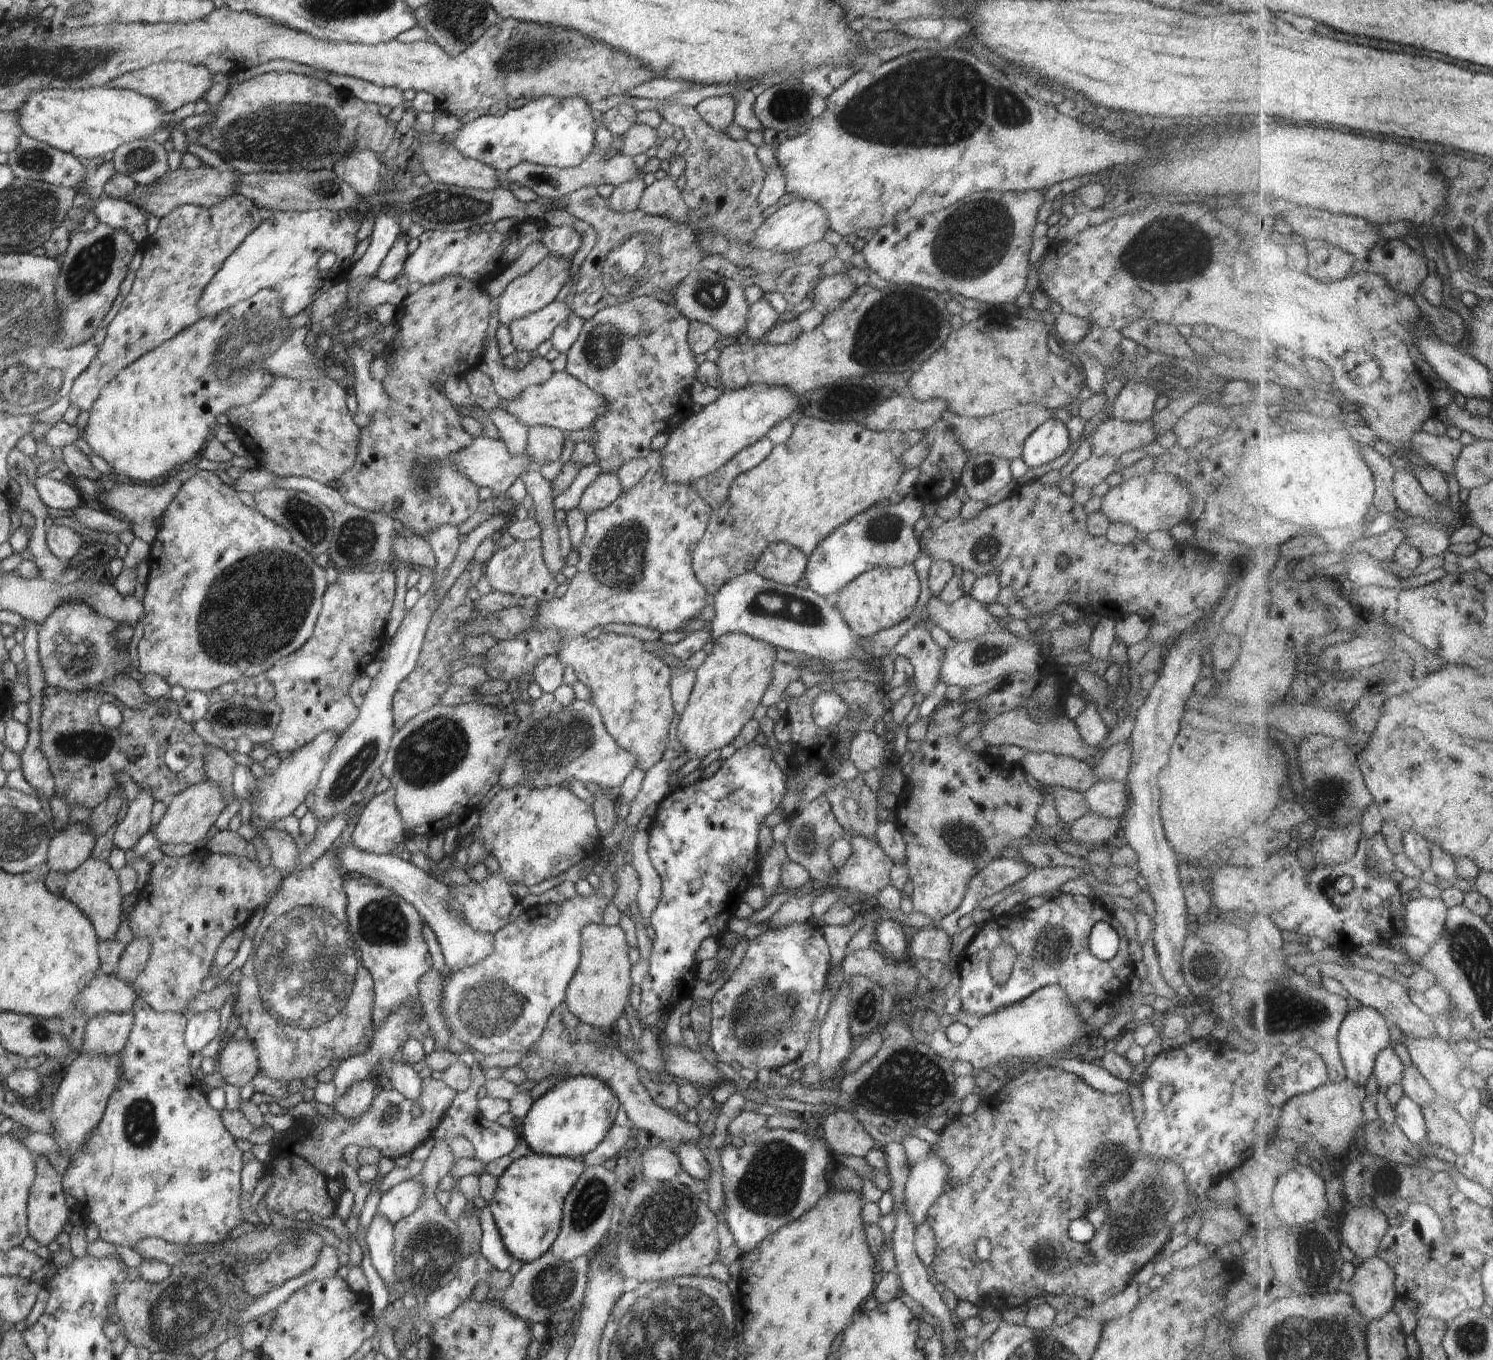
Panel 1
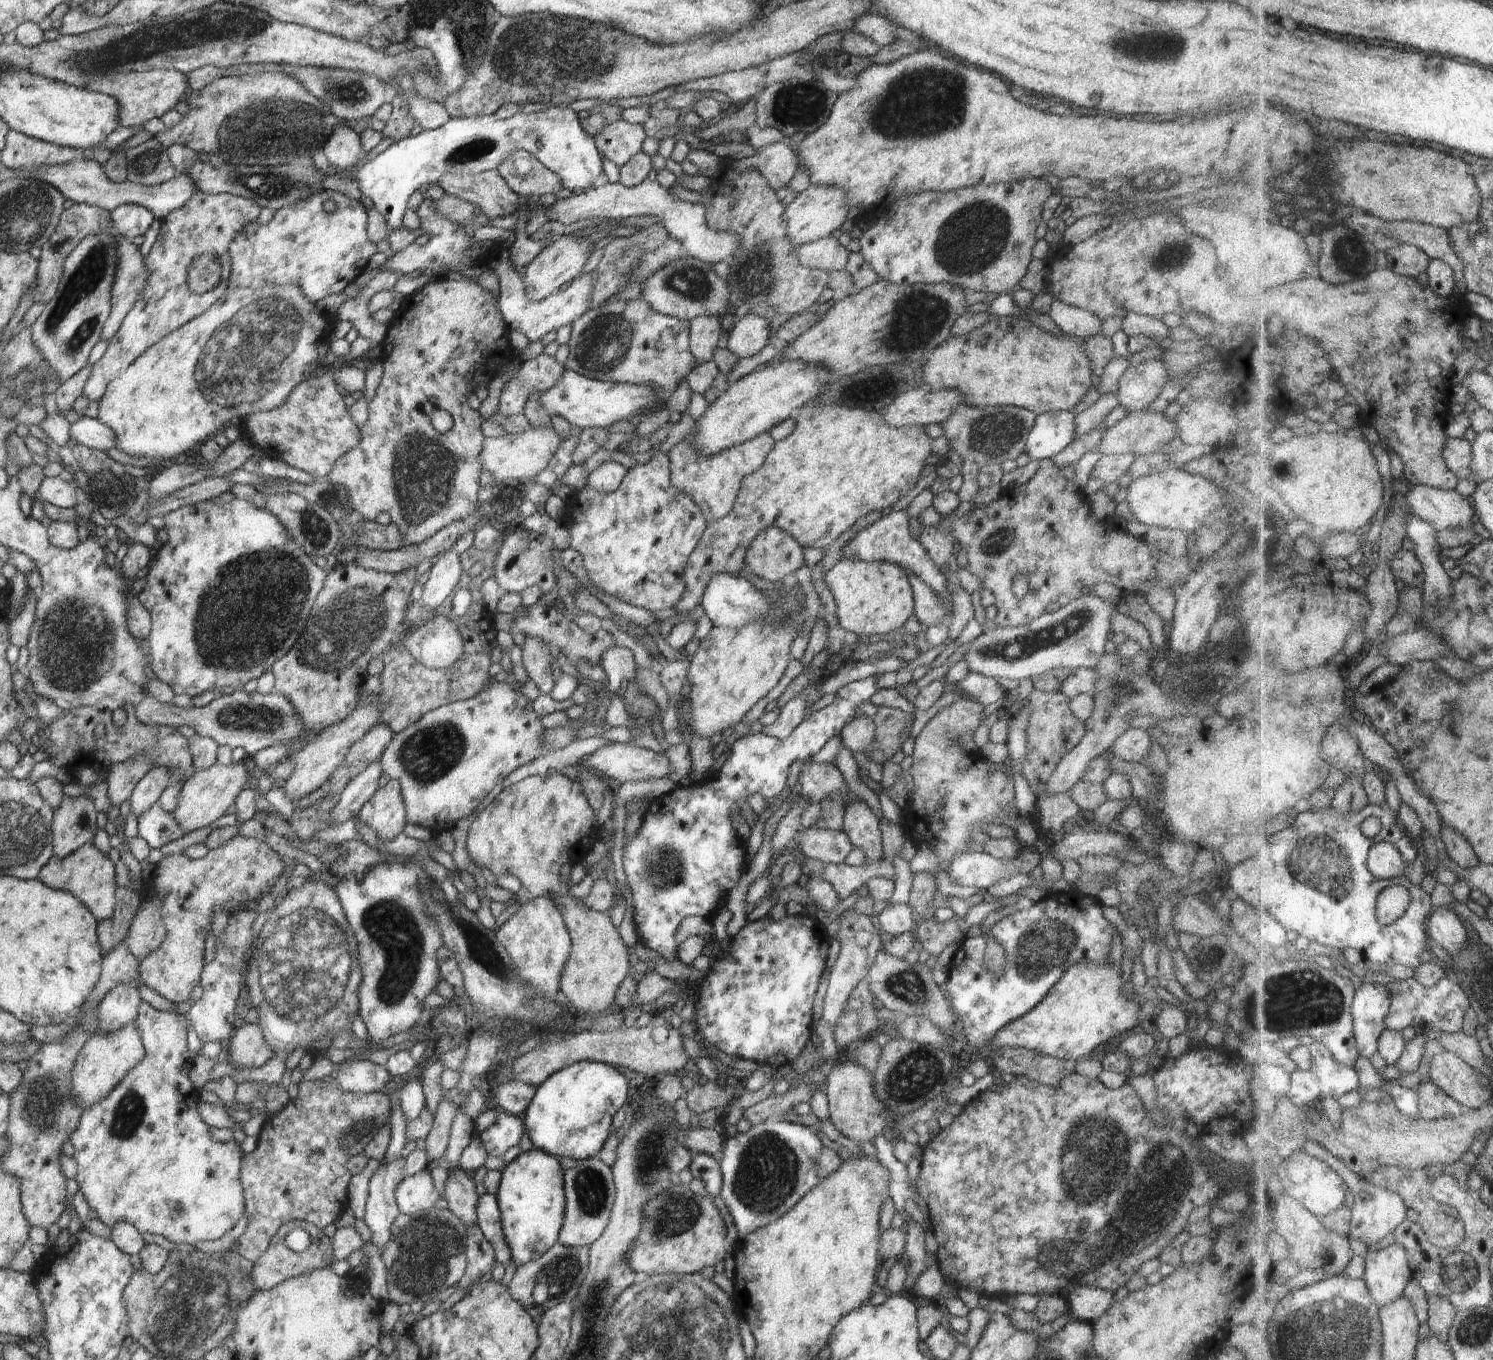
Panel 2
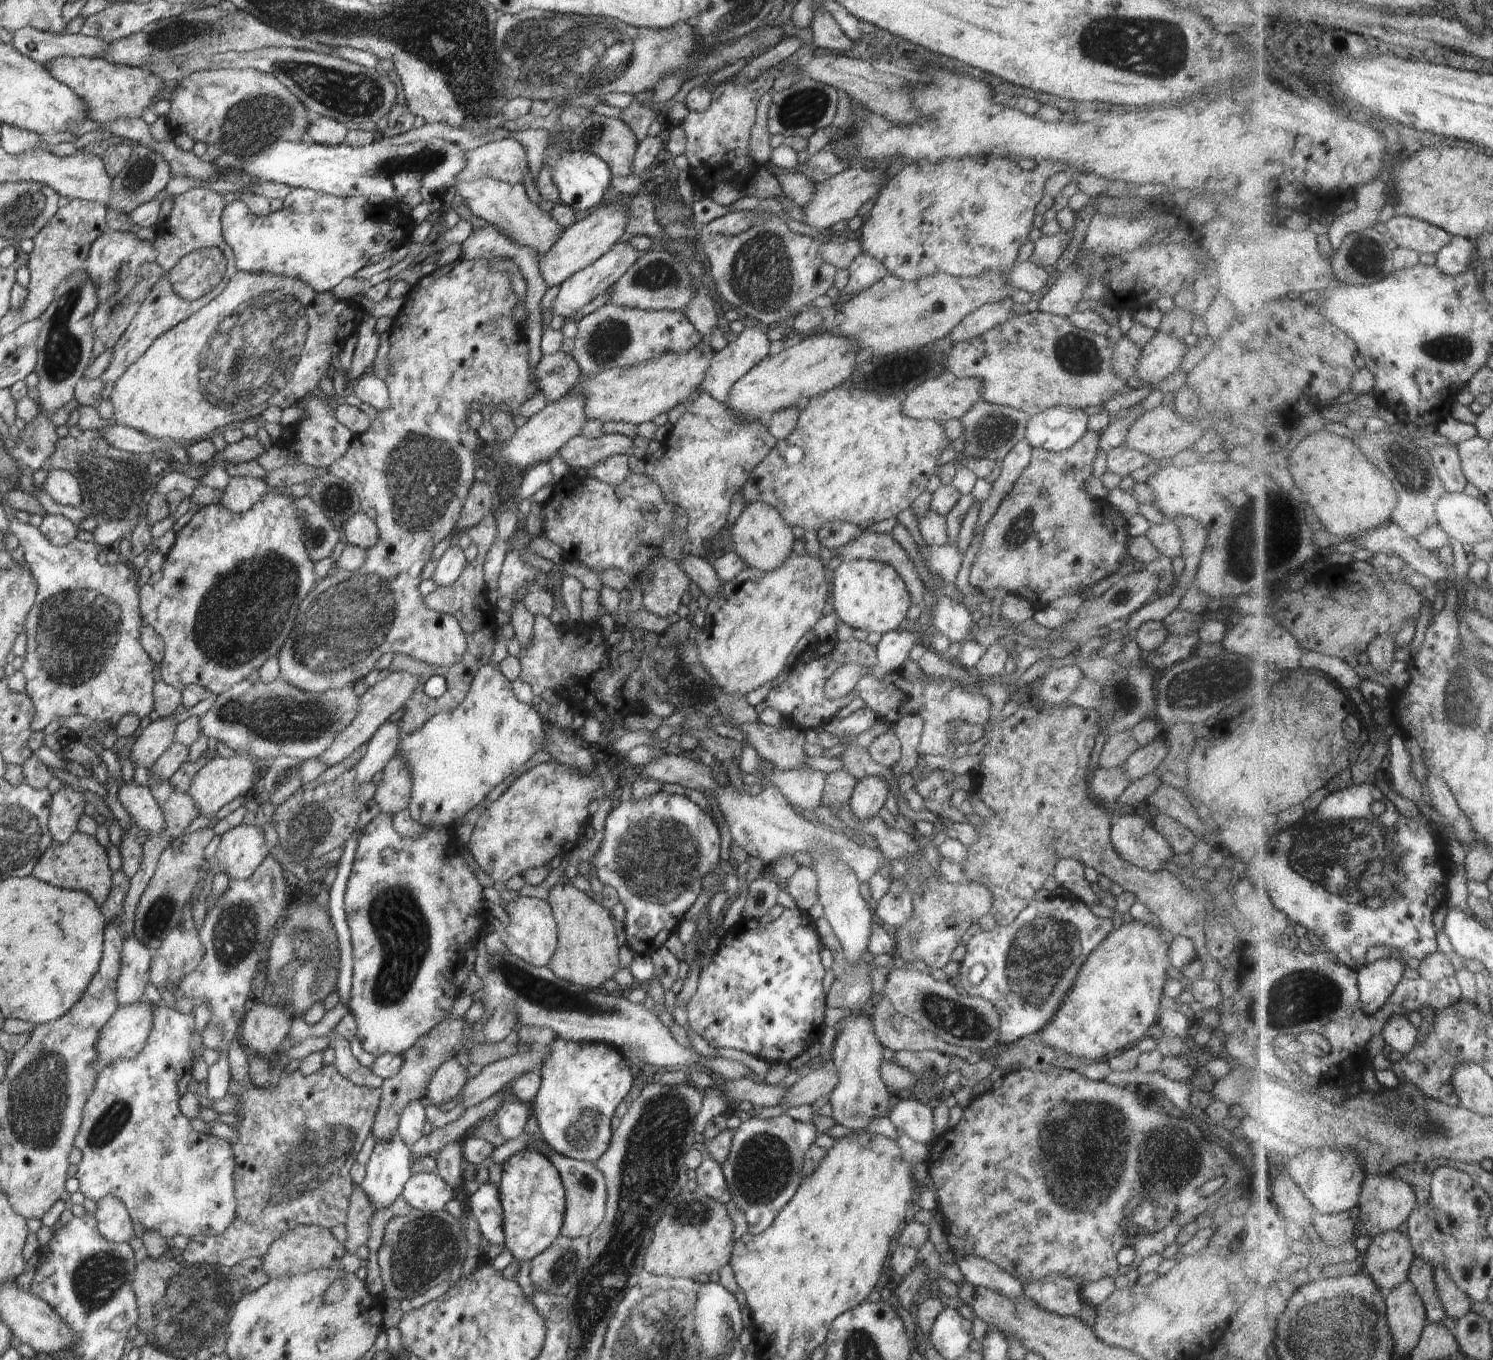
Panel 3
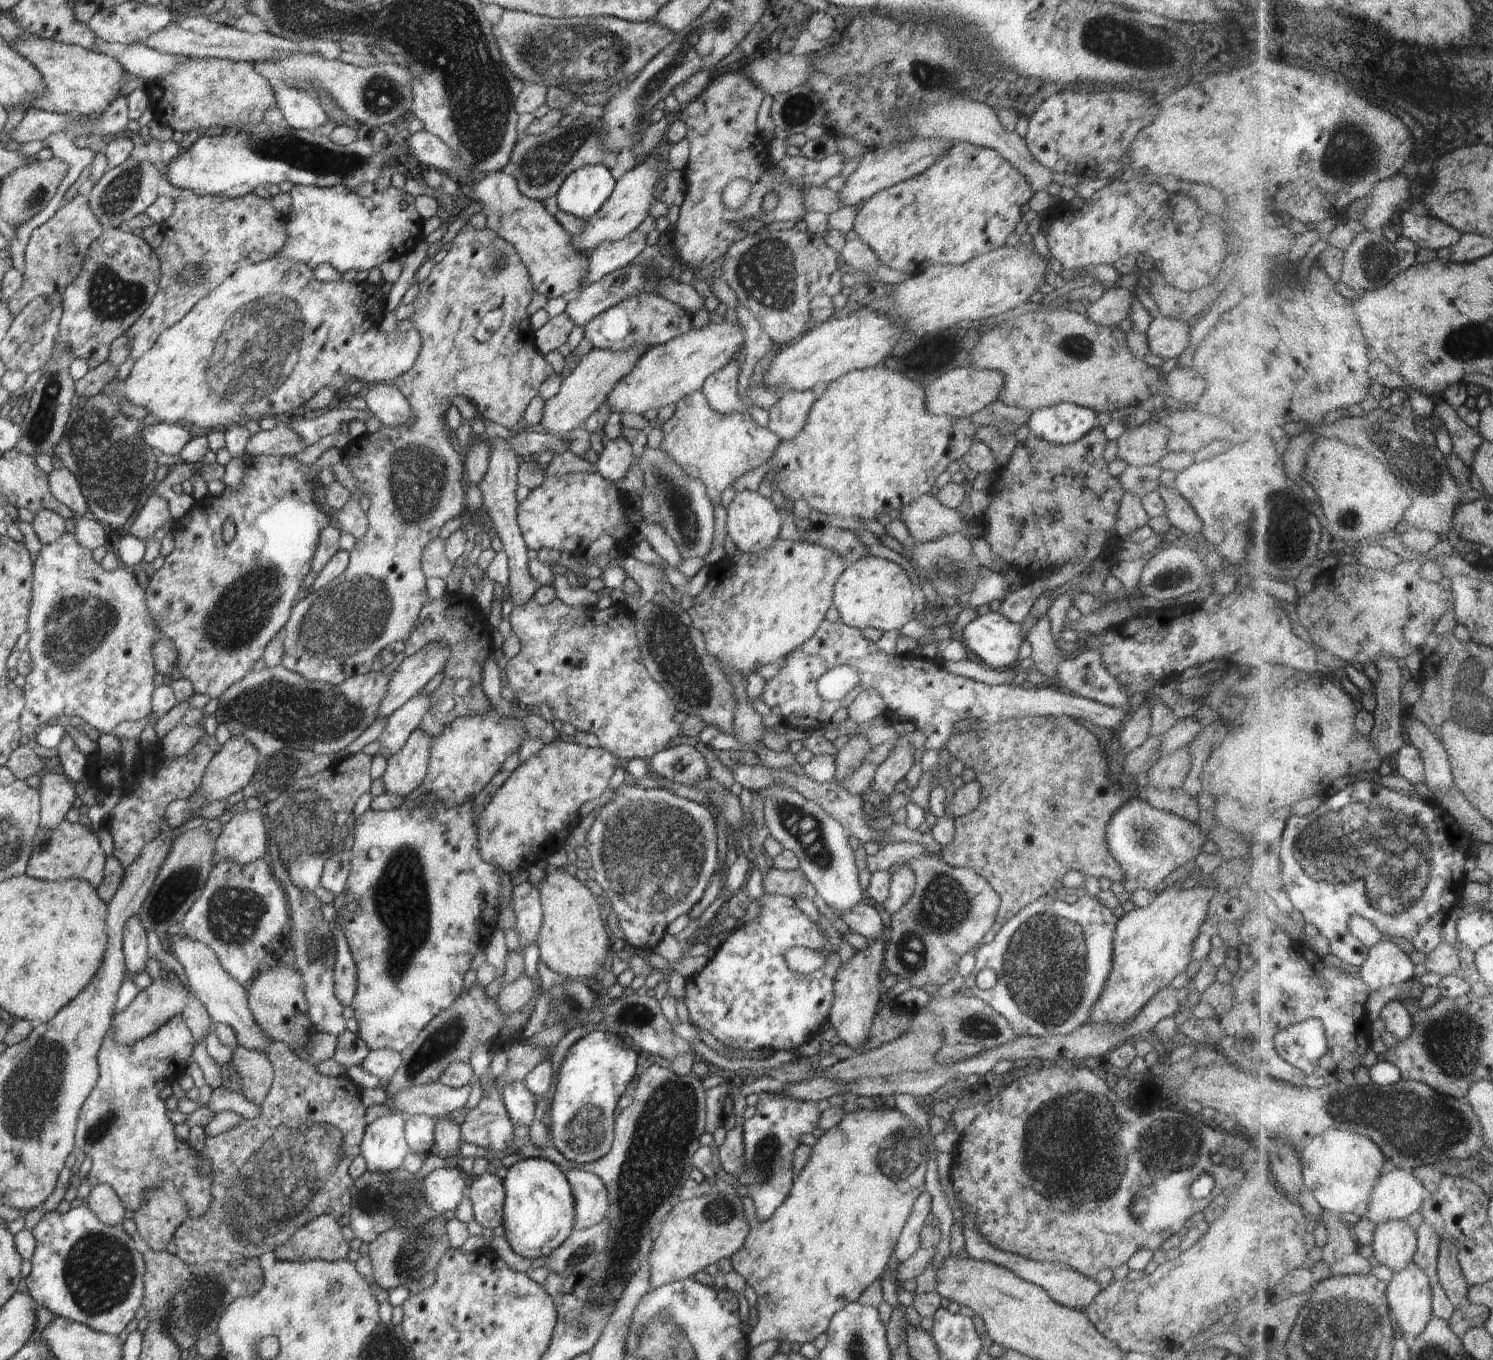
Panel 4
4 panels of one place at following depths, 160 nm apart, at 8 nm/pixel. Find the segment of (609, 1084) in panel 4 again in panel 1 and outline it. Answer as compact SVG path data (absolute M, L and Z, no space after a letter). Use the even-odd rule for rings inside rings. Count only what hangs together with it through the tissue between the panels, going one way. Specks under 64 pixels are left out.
M594 1076L566 1078L534 1101L522 1124L524 1140L542 1156L582 1159L604 1141L619 1108L620 1102L602 1080Z

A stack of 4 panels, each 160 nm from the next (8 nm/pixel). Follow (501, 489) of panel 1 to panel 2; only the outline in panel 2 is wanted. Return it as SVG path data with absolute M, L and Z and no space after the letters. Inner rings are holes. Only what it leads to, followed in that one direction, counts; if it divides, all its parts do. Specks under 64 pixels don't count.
M529 427L528 430L518 434L485 437L485 444L479 456L480 462L483 468L492 474L494 484L504 482L506 478L530 483L542 470L549 468L549 462L563 440L554 427Z

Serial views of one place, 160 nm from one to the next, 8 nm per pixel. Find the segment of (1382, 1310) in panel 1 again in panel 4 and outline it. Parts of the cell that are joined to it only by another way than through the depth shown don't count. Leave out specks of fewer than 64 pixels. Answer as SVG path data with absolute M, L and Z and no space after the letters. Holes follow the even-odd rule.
M1392 1219L1378 1225L1374 1232L1376 1256L1382 1264L1389 1266L1395 1273L1404 1270L1415 1260L1419 1249L1419 1236L1417 1229L1412 1227L1408 1219Z

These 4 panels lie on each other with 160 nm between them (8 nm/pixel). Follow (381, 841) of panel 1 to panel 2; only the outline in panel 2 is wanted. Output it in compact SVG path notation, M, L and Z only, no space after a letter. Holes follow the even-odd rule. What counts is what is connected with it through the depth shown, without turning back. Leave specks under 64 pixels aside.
M390 779L360 808L358 818L376 831L378 838L392 840L406 826L405 802L398 781Z

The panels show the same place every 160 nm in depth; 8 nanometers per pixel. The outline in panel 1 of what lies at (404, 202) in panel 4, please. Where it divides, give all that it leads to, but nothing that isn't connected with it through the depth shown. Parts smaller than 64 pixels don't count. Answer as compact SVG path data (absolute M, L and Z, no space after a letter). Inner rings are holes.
M348 210L274 211L268 220L246 236L206 284L198 298L198 310L202 312L200 318L210 318L212 314L230 310L264 288L280 294L282 316L290 318L304 311L322 292L328 292L338 282L345 281L349 264L355 264L354 253L359 245L356 236L363 218L356 219ZM325 252L333 252L336 263L321 272L317 264Z

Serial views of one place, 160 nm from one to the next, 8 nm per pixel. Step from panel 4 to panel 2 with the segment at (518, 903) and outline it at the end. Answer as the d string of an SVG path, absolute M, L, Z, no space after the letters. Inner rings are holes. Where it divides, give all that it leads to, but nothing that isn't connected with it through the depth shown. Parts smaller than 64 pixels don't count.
M535 895L527 898L526 903L522 904L510 919L499 921L495 935L497 941L507 950L522 980L525 980L534 992L540 991L549 1001L565 1002L566 998L559 987L560 977L563 966L571 953L572 941L564 919L552 900Z

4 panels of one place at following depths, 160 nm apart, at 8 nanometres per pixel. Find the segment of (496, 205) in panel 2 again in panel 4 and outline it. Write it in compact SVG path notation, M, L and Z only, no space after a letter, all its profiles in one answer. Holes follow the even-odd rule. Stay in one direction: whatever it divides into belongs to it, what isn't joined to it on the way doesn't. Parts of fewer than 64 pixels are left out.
M502 171L490 173L484 177L479 177L476 186L473 188L473 194L470 200L476 200L483 204L481 213L487 220L487 227L493 230L500 238L514 245L516 252L526 265L529 272L529 278L534 285L535 292L546 296L546 298L558 298L562 296L570 298L578 294L584 287L587 277L587 266L589 265L589 254L579 253L573 245L573 236L562 228L562 225L550 215L541 201L535 201L528 198L518 190L518 183L512 175L507 175Z

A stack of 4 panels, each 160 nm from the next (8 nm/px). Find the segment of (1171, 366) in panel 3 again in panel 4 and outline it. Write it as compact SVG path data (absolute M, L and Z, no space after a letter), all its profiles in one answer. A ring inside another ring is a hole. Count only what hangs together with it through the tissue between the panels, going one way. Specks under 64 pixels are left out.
M1158 315L1145 332L1149 350L1156 356L1162 356L1166 366L1173 364L1189 345L1189 329L1188 324L1182 321Z

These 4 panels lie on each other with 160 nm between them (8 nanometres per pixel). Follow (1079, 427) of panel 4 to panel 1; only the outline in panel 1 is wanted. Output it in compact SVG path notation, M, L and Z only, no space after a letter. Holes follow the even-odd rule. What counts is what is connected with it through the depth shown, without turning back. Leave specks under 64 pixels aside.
M1050 418L1026 438L1022 460L1028 469L1037 468L1063 456L1069 446L1070 436L1066 425Z

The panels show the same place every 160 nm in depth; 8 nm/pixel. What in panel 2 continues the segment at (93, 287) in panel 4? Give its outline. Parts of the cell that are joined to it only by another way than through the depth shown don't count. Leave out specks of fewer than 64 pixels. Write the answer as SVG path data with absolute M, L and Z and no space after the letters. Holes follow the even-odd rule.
M112 232L117 251L115 273L111 286L111 313L108 315L100 340L110 340L120 328L134 303L140 298L149 279L149 270L144 262L145 257L139 247L122 235ZM204 253L190 263L186 277L188 288L194 294L211 291L221 281L221 262L214 253Z

